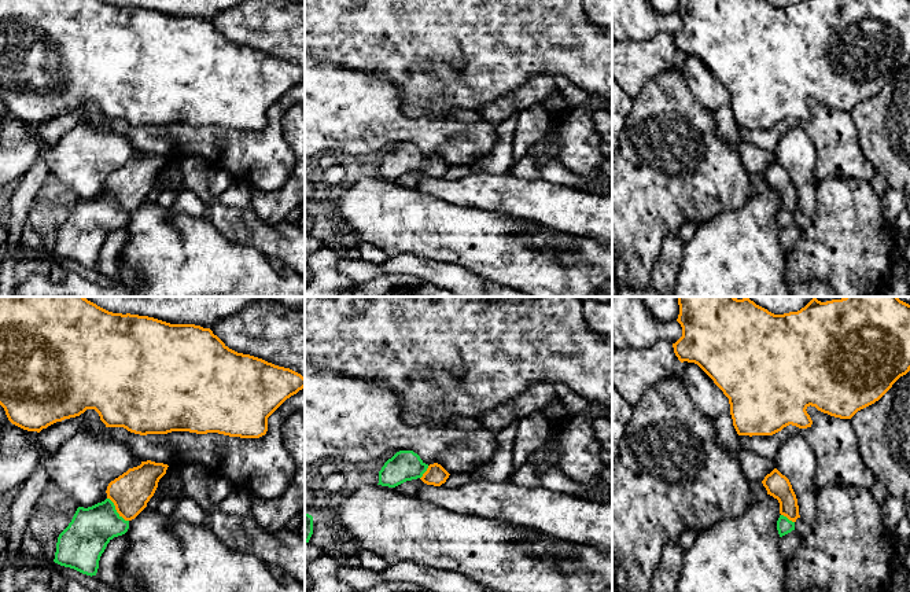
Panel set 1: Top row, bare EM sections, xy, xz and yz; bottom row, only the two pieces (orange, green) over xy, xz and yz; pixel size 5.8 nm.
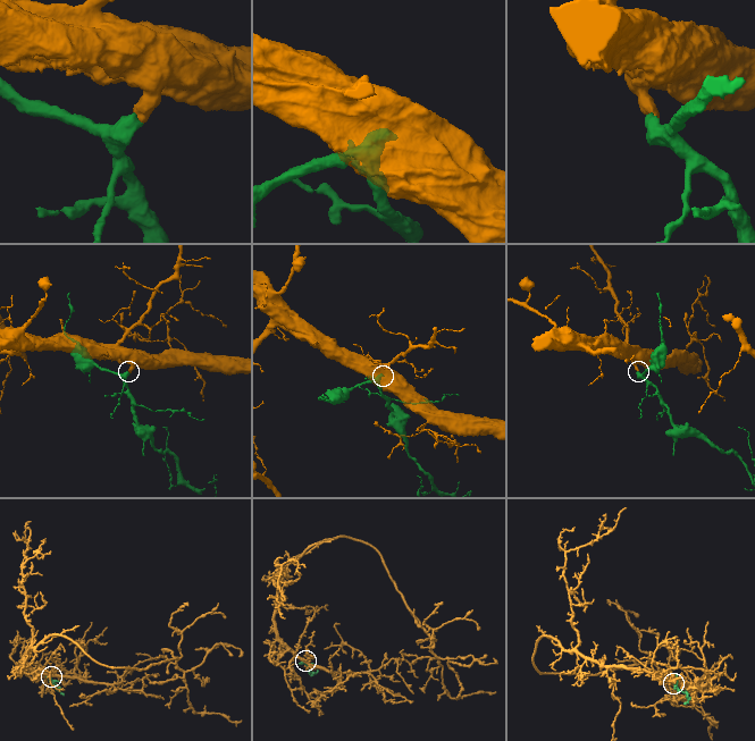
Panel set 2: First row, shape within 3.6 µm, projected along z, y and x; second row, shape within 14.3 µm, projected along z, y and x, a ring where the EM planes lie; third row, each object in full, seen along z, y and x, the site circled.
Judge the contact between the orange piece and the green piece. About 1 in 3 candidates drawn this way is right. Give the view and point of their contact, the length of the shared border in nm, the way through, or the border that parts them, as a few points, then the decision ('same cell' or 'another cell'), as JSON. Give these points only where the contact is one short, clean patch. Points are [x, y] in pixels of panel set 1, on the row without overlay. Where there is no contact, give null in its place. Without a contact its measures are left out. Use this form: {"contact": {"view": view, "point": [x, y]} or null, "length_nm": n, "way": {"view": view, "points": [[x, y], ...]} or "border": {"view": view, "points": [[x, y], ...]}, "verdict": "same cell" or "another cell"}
{"contact": {"view": "xy", "point": [115, 201]}, "length_nm": 190, "way": {"view": "xy", "points": [[131, 184], [115, 201], [91, 221]]}, "verdict": "same cell"}

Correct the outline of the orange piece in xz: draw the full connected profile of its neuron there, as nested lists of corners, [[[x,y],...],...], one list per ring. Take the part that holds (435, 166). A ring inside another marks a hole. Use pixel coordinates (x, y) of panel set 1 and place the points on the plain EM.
[[[399,143],[379,163],[377,177],[395,180],[406,173],[420,170],[427,177],[441,179],[449,168],[441,157],[428,158],[413,143]]]

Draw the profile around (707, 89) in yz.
[[[682,55],[682,71],[695,99],[711,111],[730,104],[729,91],[695,55]]]

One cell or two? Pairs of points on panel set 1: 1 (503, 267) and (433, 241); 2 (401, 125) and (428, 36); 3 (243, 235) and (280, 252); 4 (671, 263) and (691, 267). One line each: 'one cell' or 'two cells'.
1: one cell
2: two cells
3: one cell
4: two cells

